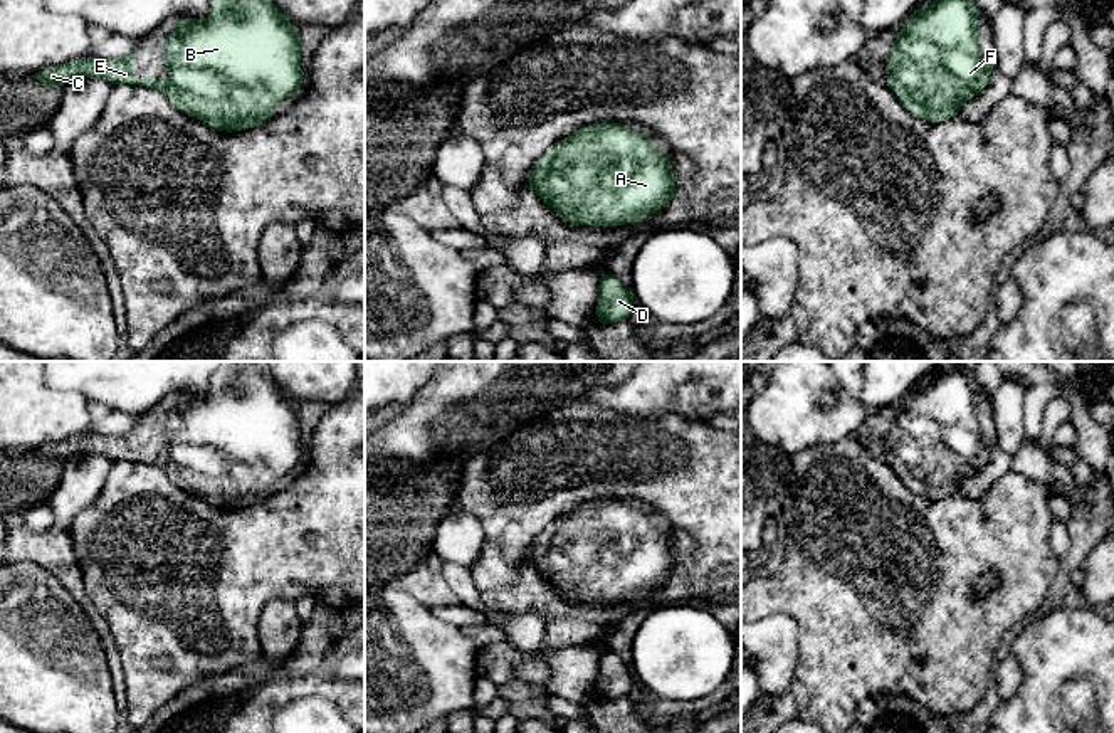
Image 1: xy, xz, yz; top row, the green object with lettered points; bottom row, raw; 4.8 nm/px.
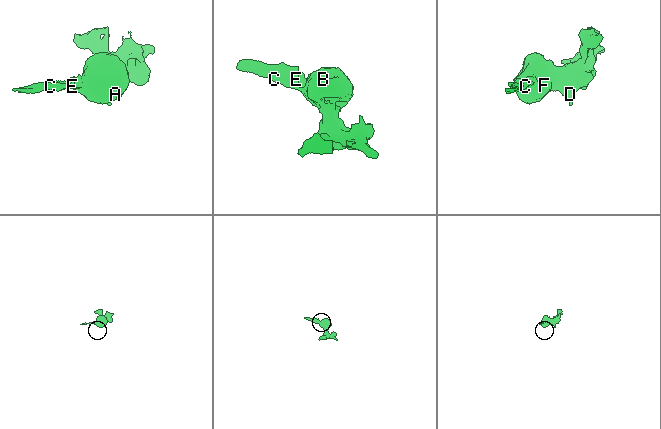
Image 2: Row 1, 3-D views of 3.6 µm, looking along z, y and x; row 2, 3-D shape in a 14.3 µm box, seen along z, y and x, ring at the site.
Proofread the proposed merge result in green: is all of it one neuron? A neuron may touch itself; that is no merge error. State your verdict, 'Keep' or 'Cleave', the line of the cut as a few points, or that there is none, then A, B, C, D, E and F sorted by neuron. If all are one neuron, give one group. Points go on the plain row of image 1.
Keep. No split. Groups: A B C D E F

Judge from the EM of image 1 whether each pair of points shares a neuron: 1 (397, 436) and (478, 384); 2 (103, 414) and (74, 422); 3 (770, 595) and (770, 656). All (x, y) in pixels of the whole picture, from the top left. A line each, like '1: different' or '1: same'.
1: same
2: different
3: different

